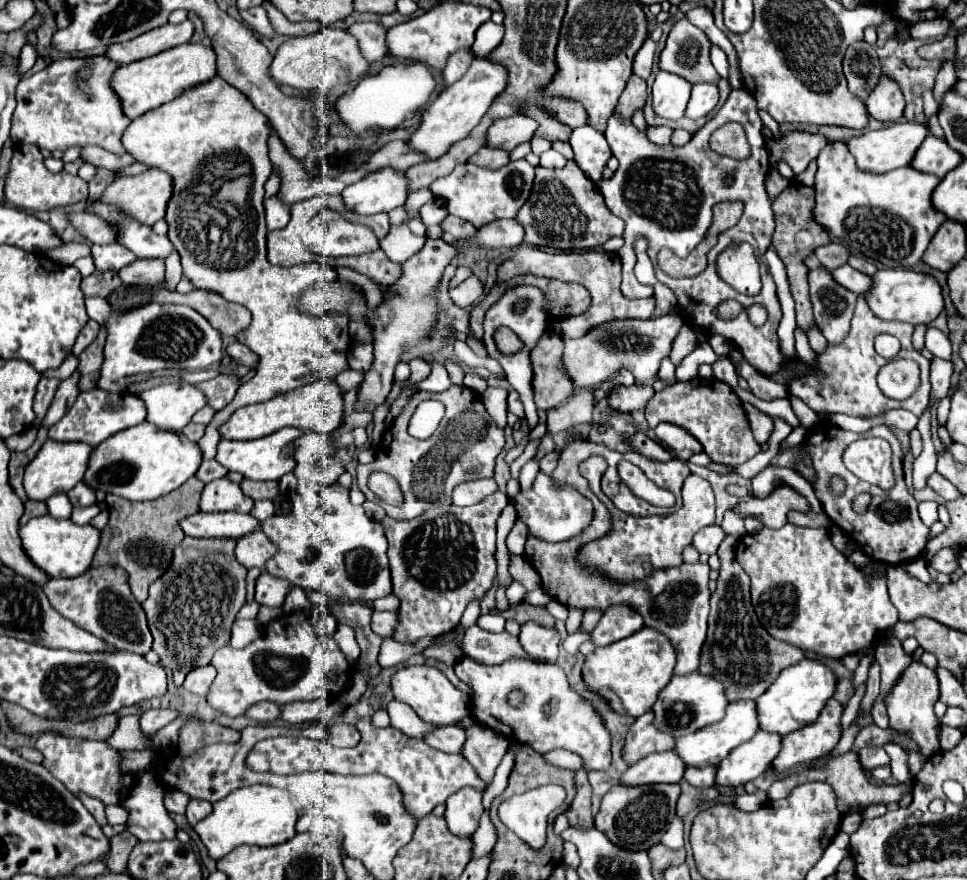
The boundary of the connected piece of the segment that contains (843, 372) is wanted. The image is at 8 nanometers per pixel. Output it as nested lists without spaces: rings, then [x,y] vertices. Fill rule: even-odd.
[[[862,295],[858,297],[856,309],[854,309],[854,317],[850,321],[850,333],[846,335],[846,339],[838,345],[828,345],[822,353],[816,355],[816,369],[820,373],[804,373],[794,377],[786,387],[792,395],[796,395],[798,399],[802,399],[812,411],[828,411],[828,413],[846,413],[850,417],[874,417],[878,413],[884,413],[888,409],[908,409],[914,415],[922,415],[926,409],[926,403],[930,399],[930,361],[926,361],[914,347],[912,347],[912,331],[914,325],[910,323],[902,323],[902,321],[884,321],[878,319],[866,299],[862,299]],[[878,333],[890,333],[894,337],[900,339],[902,349],[898,353],[900,359],[912,359],[920,365],[922,371],[922,385],[920,389],[906,401],[894,401],[882,395],[878,383],[876,383],[876,375],[880,371],[882,365],[886,365],[888,361],[884,357],[880,357],[874,351],[874,337]]]

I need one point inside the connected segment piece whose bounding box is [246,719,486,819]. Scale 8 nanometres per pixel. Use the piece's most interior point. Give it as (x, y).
(427, 776)

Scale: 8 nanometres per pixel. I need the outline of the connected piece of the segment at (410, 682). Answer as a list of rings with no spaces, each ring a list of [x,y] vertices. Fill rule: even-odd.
[[[406,667],[402,671],[398,671],[392,677],[392,691],[394,691],[394,699],[402,701],[406,705],[410,705],[416,715],[426,721],[426,723],[436,723],[436,725],[450,725],[458,719],[462,719],[464,715],[470,715],[470,699],[466,693],[458,691],[448,677],[436,669],[436,667]]]

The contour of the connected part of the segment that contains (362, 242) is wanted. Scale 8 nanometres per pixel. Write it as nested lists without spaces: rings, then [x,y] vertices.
[[[324,207],[312,221],[306,223],[300,239],[304,245],[310,245],[310,251],[324,257],[364,255],[380,247],[370,227],[346,221],[330,207]]]

